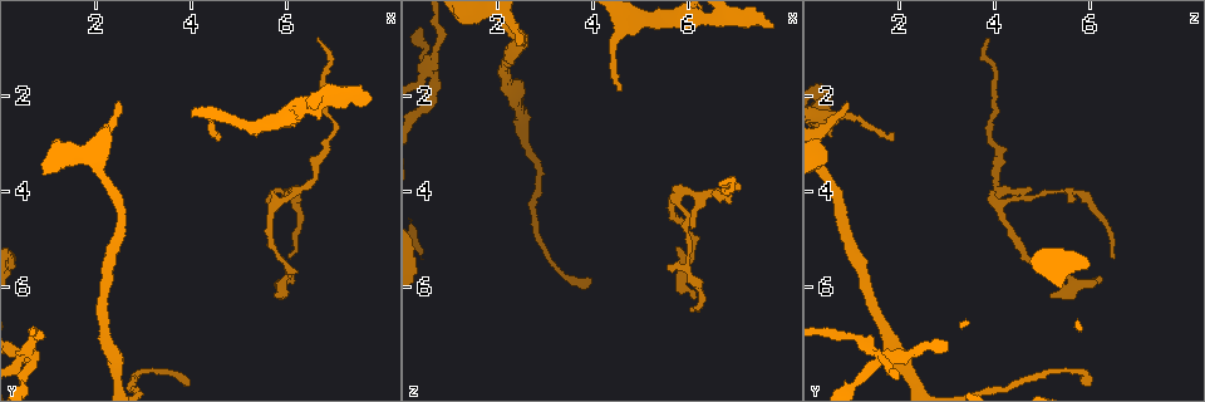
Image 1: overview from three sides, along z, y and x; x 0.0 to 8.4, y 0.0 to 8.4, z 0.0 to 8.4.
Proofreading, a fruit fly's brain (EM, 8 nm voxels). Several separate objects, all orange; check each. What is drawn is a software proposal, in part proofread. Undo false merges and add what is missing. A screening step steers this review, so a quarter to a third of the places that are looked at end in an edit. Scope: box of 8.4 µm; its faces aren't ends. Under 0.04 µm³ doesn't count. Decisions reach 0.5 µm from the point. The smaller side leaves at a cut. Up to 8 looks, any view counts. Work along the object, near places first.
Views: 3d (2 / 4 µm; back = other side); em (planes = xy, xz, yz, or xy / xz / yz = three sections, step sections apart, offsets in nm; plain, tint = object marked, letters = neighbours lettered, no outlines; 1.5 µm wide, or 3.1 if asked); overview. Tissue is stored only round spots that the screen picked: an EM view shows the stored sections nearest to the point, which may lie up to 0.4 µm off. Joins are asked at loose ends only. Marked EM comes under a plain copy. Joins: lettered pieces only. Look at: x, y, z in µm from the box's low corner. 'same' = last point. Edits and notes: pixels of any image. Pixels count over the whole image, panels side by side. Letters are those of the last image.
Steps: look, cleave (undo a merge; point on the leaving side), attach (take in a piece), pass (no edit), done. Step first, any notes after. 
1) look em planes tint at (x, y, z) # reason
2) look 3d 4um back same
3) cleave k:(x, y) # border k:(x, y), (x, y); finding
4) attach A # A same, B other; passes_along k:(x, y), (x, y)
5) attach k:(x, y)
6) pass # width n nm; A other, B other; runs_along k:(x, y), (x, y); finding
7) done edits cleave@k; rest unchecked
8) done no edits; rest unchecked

look em yz step 4 tint at (2.50, 2.15, 0.95) # tapers out

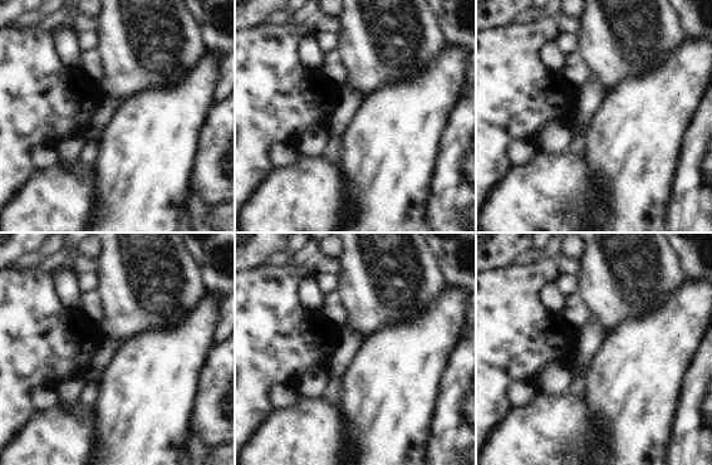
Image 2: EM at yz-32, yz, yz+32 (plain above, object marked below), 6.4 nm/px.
look em planes letters same

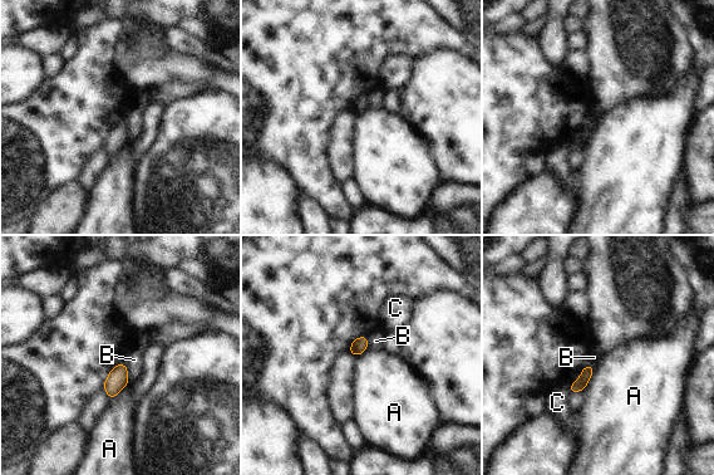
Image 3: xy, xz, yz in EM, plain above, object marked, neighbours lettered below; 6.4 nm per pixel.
pass # A other, B other, C other; border 3:(596, 367), (584, 388); no lettered piece goes on from it

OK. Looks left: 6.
look em xz step 4 tint at (4.60, 2.95, 1.85) # branch stops here

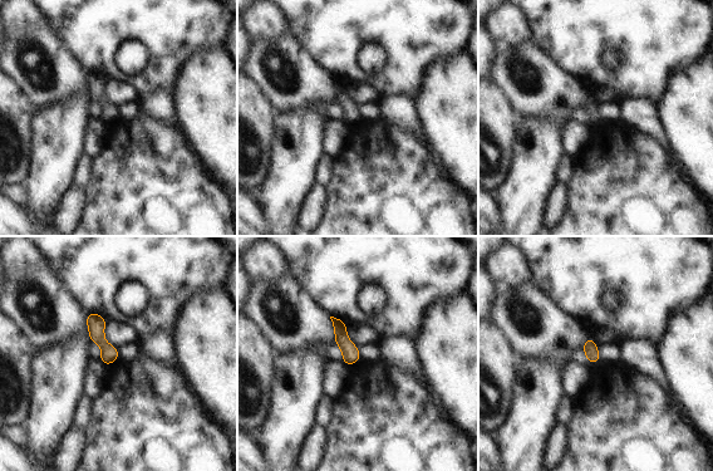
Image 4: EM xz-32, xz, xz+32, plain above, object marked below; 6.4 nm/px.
look em planes letters same # another direction

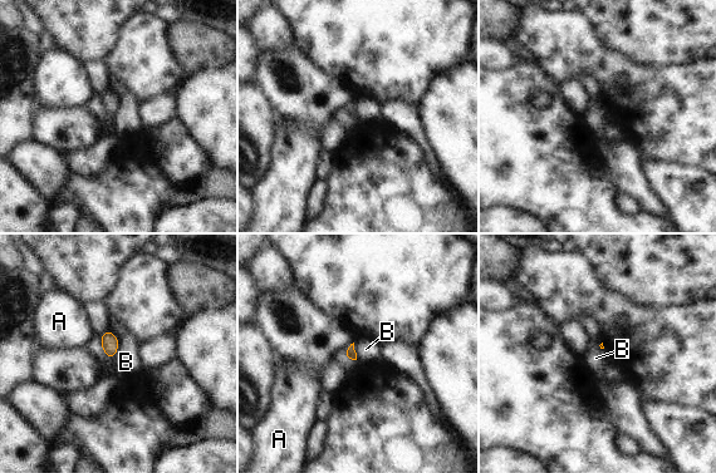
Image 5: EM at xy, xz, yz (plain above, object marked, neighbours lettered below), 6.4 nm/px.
pass # A other, B other; border 5:(108, 330), (117, 338), (111, 360); no lettered piece goes on from it

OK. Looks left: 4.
look em xy step 4 tint at (6.65, 0.80, 3.85) # long arm stops here

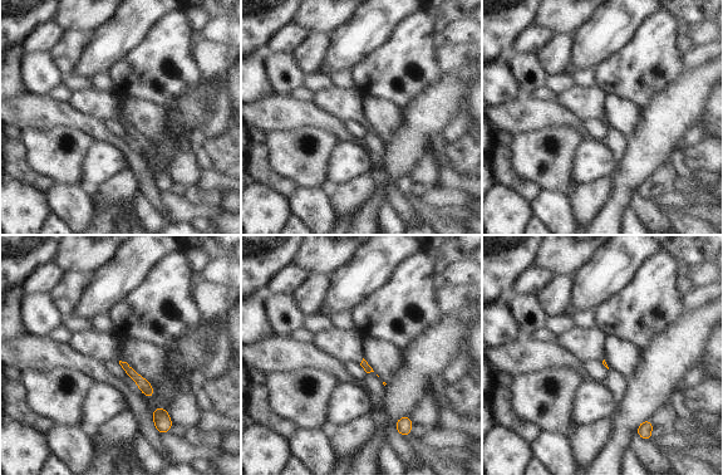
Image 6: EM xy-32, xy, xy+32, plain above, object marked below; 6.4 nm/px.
look em planes letters same

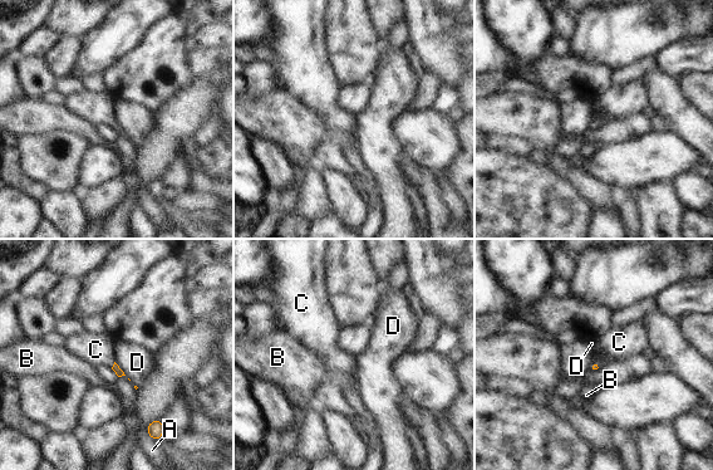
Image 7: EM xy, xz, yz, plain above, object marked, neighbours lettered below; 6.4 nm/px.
attach C # A other, B other, C same, D other; passes_along 7:(116, 367), (113, 365), (96, 349); the neuron continues

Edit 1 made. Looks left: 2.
done edits attach@7; rest unchecked

